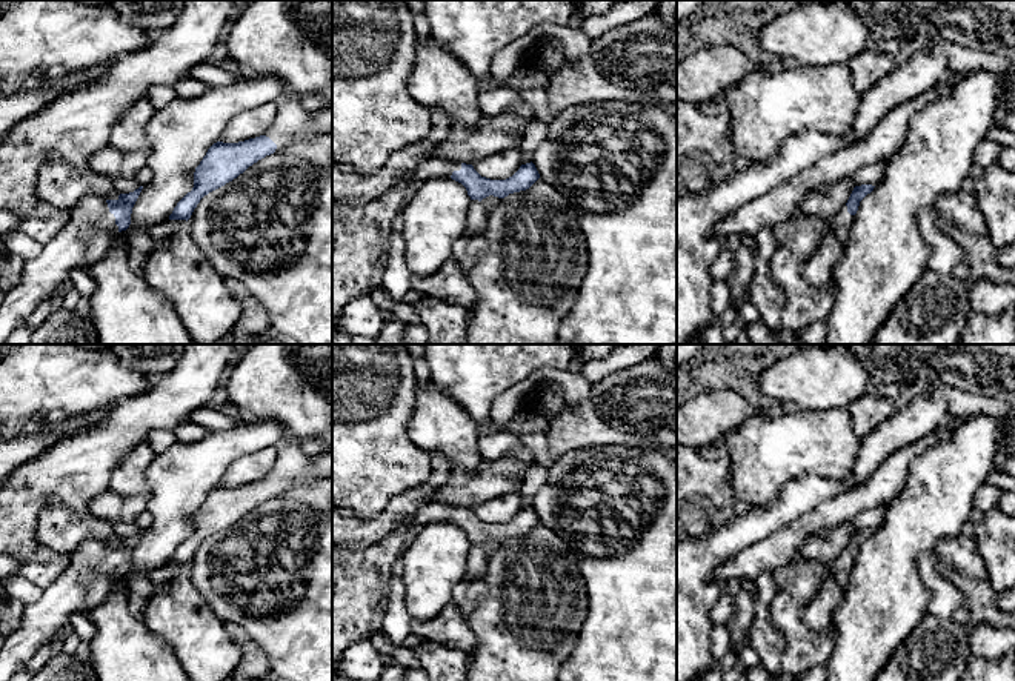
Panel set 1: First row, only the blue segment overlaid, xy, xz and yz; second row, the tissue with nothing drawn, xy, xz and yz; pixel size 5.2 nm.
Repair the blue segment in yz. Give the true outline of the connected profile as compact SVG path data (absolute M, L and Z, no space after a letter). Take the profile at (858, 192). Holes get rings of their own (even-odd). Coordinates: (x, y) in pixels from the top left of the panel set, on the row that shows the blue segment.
M872 184L855 186L847 203L832 217L830 228L838 237L838 240L844 244L844 247L850 241L850 228L855 220L855 214L858 211L860 201L874 191Z

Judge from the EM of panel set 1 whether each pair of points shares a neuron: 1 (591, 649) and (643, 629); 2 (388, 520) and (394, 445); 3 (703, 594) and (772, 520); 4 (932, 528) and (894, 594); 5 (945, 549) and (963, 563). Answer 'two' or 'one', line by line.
1: one
2: two
3: one
4: one
5: one

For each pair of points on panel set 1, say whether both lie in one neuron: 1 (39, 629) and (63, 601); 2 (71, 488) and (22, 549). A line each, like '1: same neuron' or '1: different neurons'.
1: same neuron
2: same neuron

